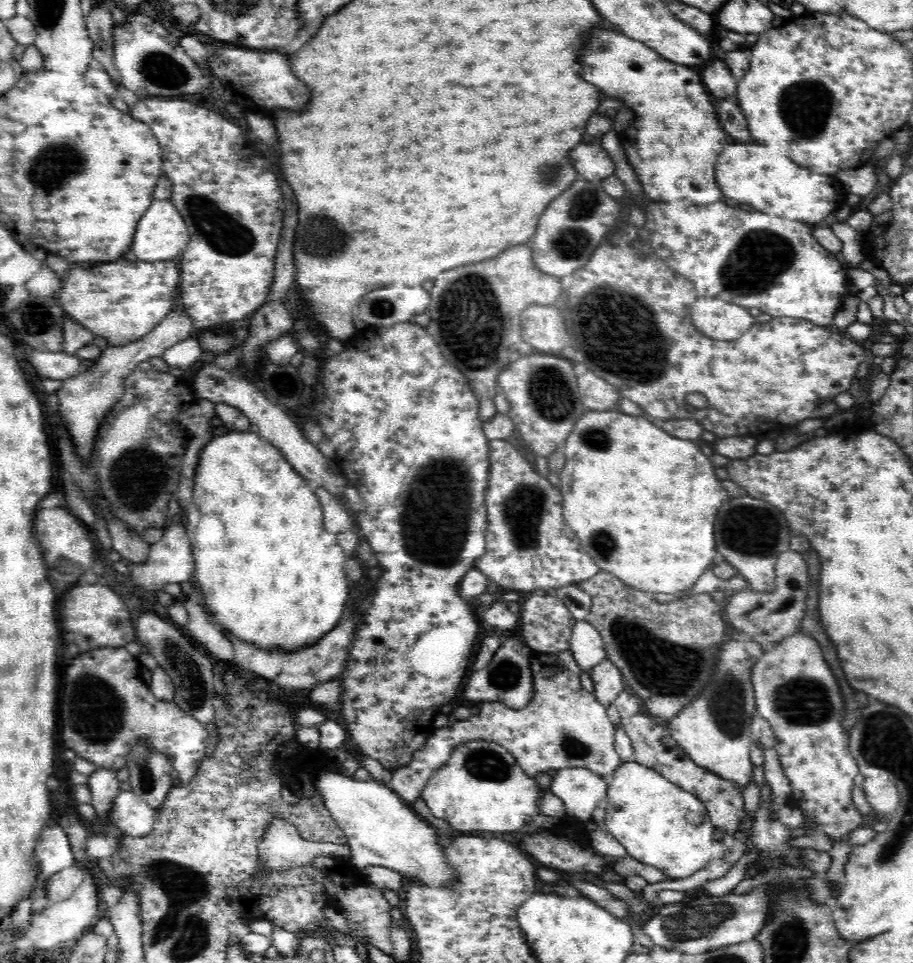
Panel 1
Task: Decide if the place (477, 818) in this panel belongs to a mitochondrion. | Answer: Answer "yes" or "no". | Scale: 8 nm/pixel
no

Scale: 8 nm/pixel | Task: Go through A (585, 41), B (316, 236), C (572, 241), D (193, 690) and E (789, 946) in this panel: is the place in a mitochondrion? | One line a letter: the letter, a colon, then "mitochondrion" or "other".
A: other
B: mitochondrion
C: mitochondrion
D: mitochondrion
E: mitochondrion

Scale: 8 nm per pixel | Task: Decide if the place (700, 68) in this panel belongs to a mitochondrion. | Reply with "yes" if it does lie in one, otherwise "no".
no

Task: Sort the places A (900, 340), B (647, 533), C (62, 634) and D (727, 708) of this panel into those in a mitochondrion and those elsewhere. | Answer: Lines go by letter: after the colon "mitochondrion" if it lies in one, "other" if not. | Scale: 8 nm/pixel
A: other
B: other
C: other
D: mitochondrion

